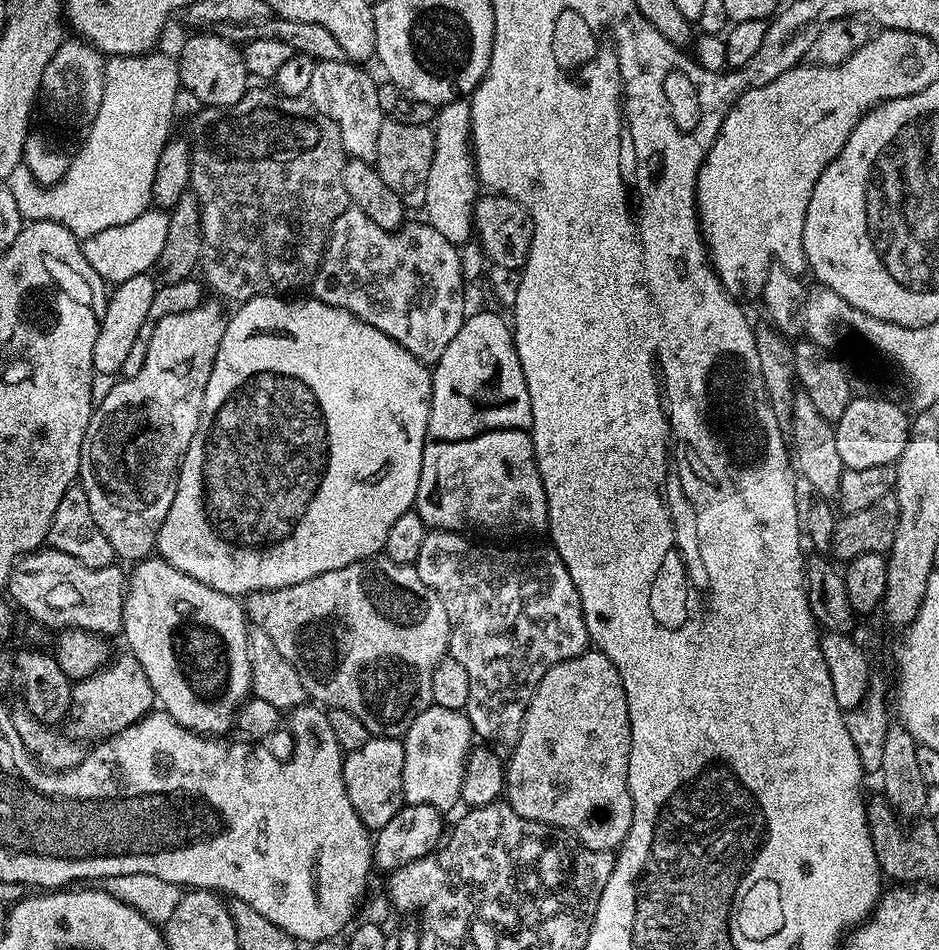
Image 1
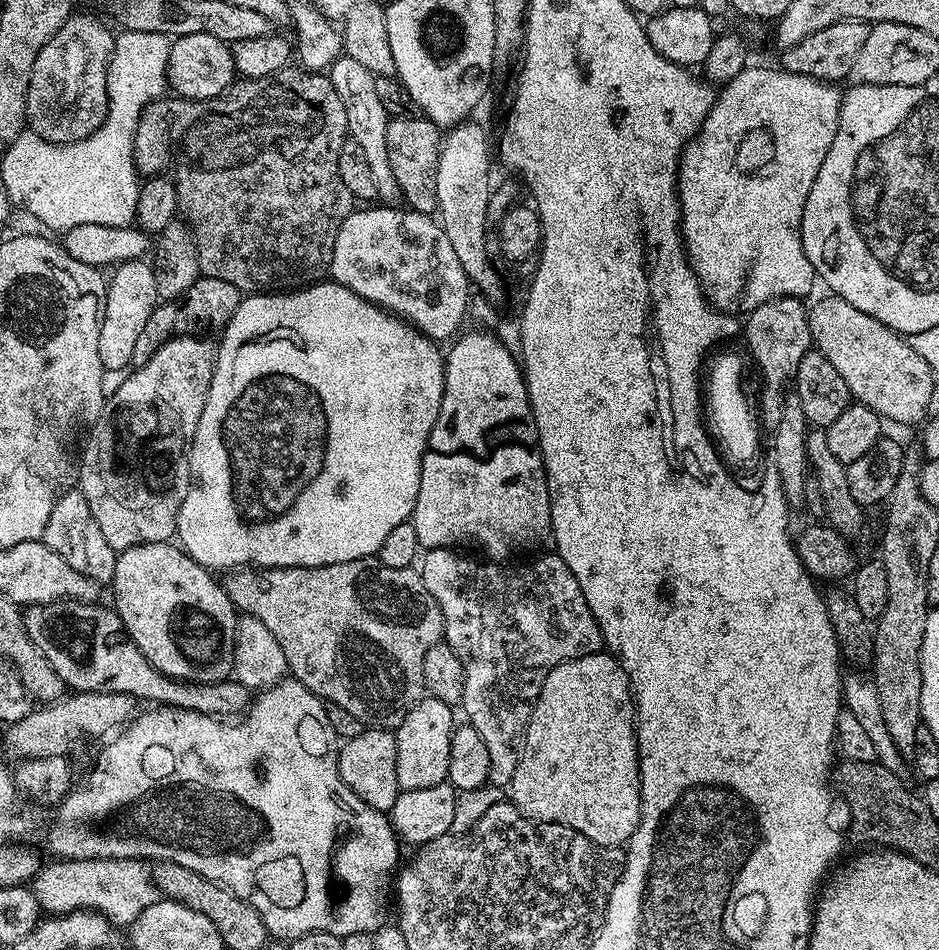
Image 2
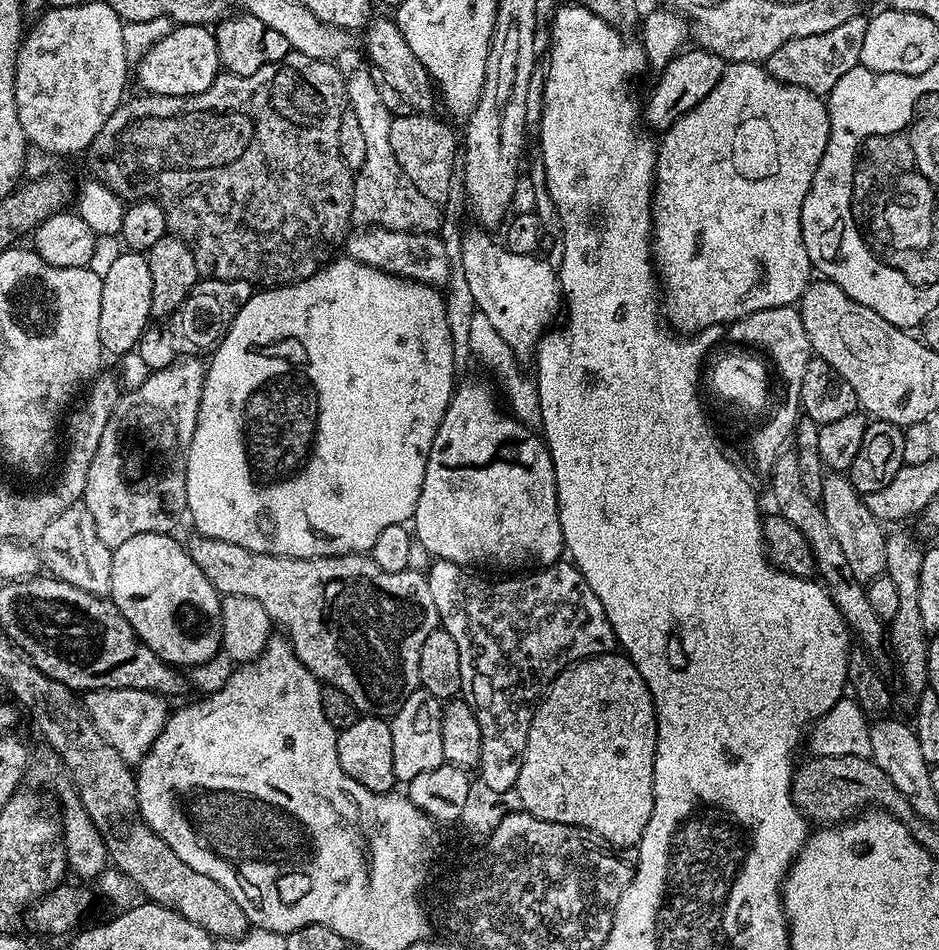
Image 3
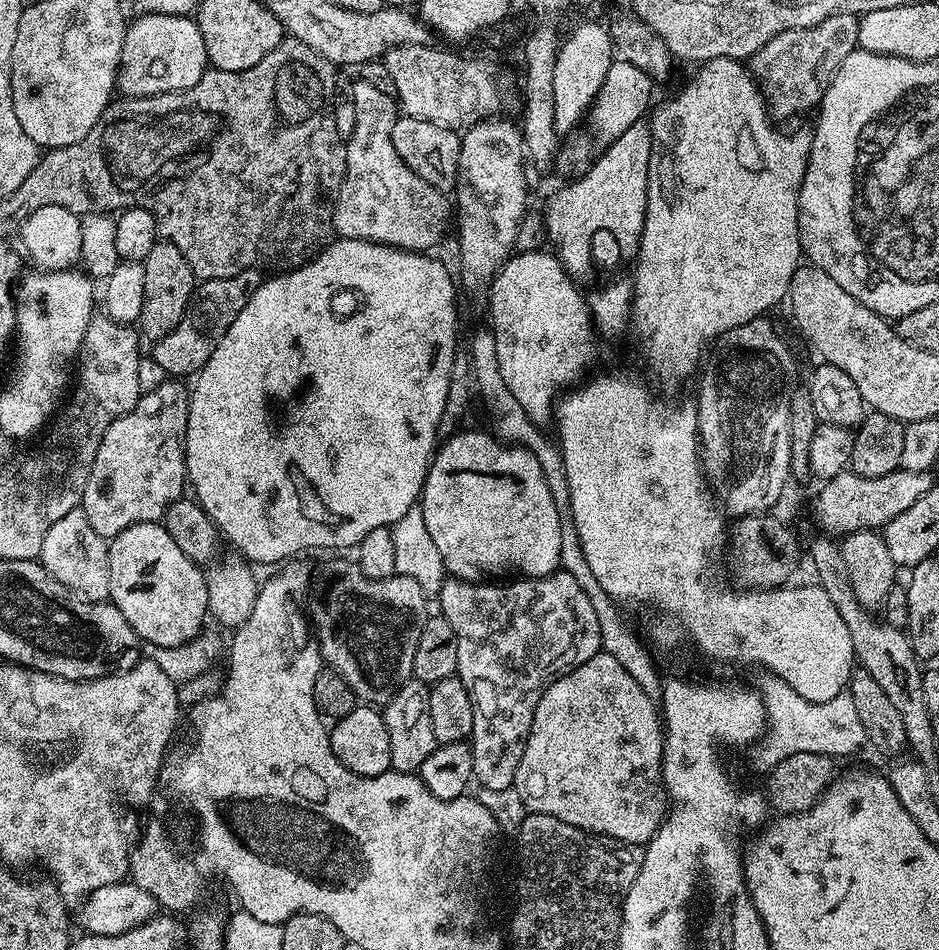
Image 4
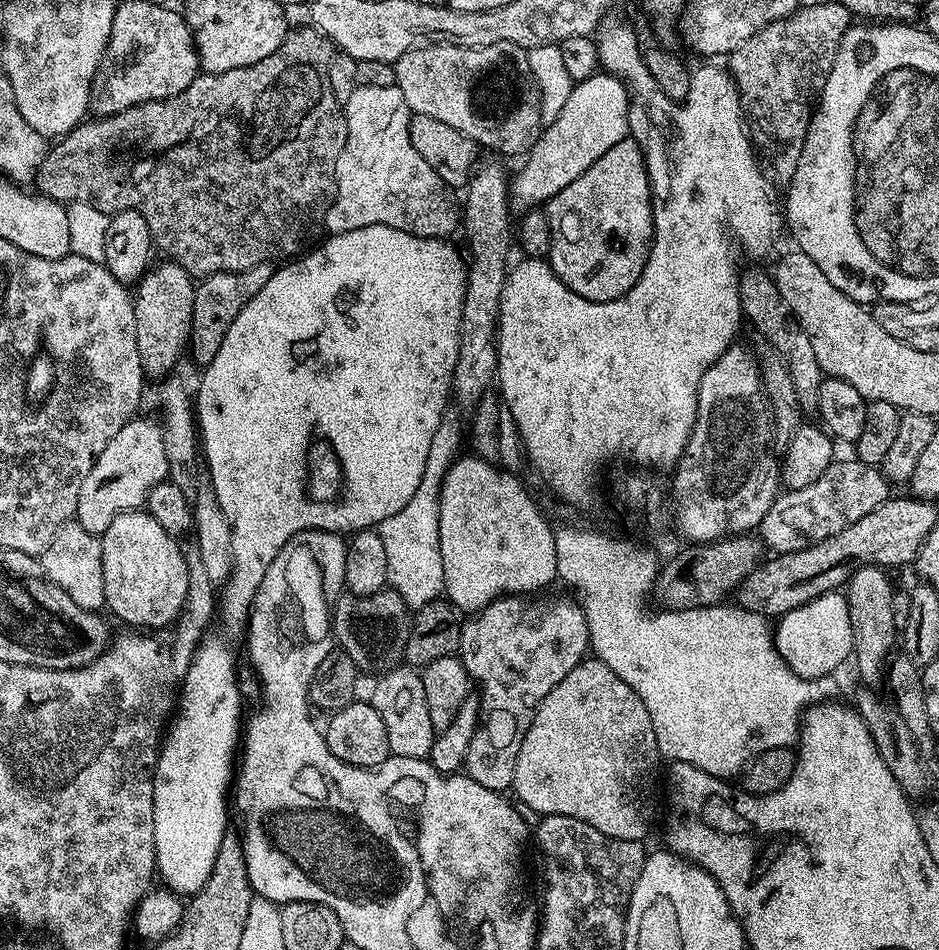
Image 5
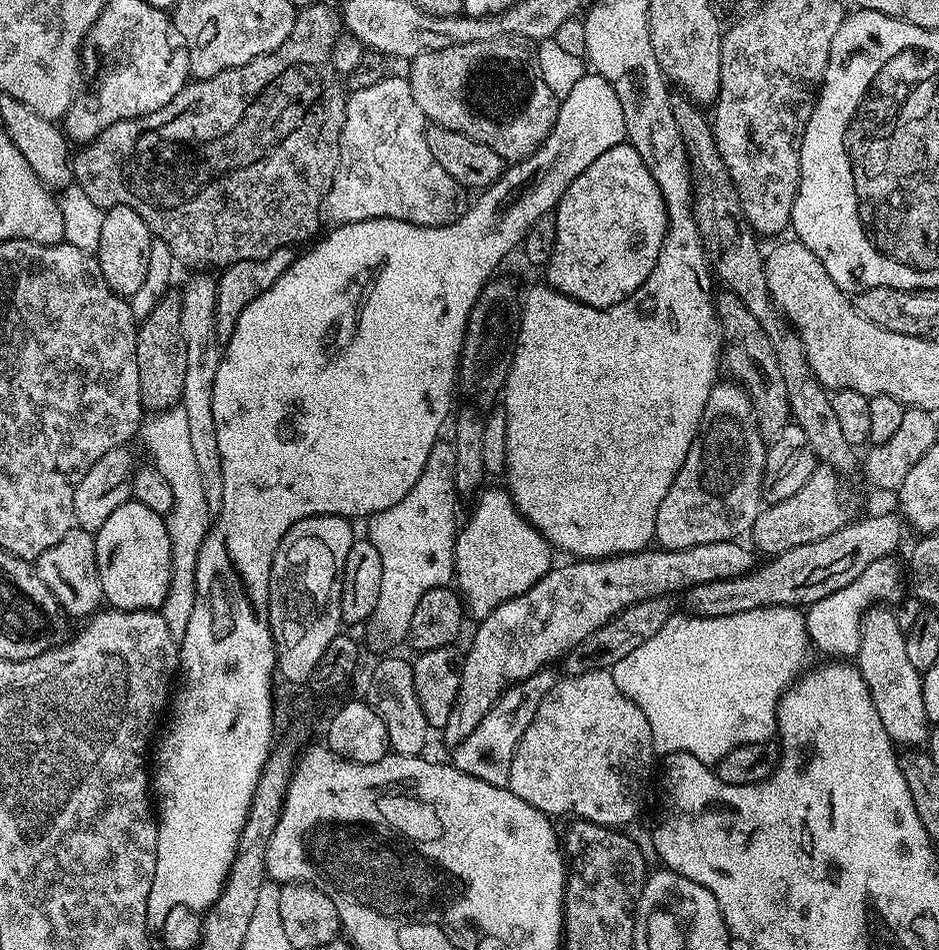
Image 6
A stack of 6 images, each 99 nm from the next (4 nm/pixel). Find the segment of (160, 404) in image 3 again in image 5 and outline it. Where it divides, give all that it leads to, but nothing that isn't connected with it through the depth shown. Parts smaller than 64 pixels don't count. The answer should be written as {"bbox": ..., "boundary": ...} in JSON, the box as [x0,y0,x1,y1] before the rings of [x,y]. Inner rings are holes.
{"bbox":[74,419,169,537],"boundary":[[[140,419],[129,420],[122,430],[118,430],[118,434],[114,434],[114,438],[110,438],[106,450],[96,456],[90,474],[86,474],[86,482],[82,482],[74,519],[86,526],[90,534],[101,537],[106,526],[110,526],[118,514],[143,509],[150,490],[169,479],[163,427],[157,421],[155,424],[152,420]]]}

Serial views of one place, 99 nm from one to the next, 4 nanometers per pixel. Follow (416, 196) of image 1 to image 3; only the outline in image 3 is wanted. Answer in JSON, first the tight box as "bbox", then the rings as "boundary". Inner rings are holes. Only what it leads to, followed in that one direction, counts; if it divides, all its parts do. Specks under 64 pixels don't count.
{"bbox":[390,114,458,205],"boundary":[[[432,114],[393,116],[390,122],[390,150],[394,150],[394,158],[414,190],[418,190],[422,198],[430,198],[430,202],[443,205],[454,192],[452,167],[458,164],[458,136],[452,133],[450,125],[434,117]]]}

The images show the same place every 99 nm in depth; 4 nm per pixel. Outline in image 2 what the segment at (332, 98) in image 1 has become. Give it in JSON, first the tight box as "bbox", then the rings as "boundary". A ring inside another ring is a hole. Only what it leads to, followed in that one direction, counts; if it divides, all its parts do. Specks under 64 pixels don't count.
{"bbox":[326,54,400,202],"boundary":[[[341,54],[326,75],[331,80],[334,90],[340,95],[342,106],[346,110],[346,122],[348,123],[348,136],[360,147],[362,154],[366,154],[366,162],[370,162],[370,170],[374,174],[376,183],[376,196],[381,201],[392,202],[400,196],[400,188],[396,184],[394,174],[390,170],[390,162],[386,154],[386,126],[389,115],[378,98],[376,89],[376,76],[366,66],[354,62],[354,58]]]}

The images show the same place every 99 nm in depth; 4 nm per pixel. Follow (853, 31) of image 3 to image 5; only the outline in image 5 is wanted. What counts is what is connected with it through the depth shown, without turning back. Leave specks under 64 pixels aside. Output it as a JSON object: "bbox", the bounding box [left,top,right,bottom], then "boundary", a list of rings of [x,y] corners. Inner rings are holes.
{"bbox":[726,2,854,182],"boundary":[[[839,2],[807,4],[797,8],[786,18],[775,20],[774,23],[758,30],[754,38],[746,38],[742,46],[729,52],[726,57],[726,68],[740,95],[740,108],[744,111],[744,119],[750,129],[753,145],[770,168],[772,163],[771,171],[777,177],[780,175],[781,181],[784,182],[791,180],[794,170],[798,170],[798,158],[802,158],[802,146],[806,142],[806,134],[820,98],[820,91],[826,86],[826,78],[830,78],[838,46],[854,20],[848,8]]]}

